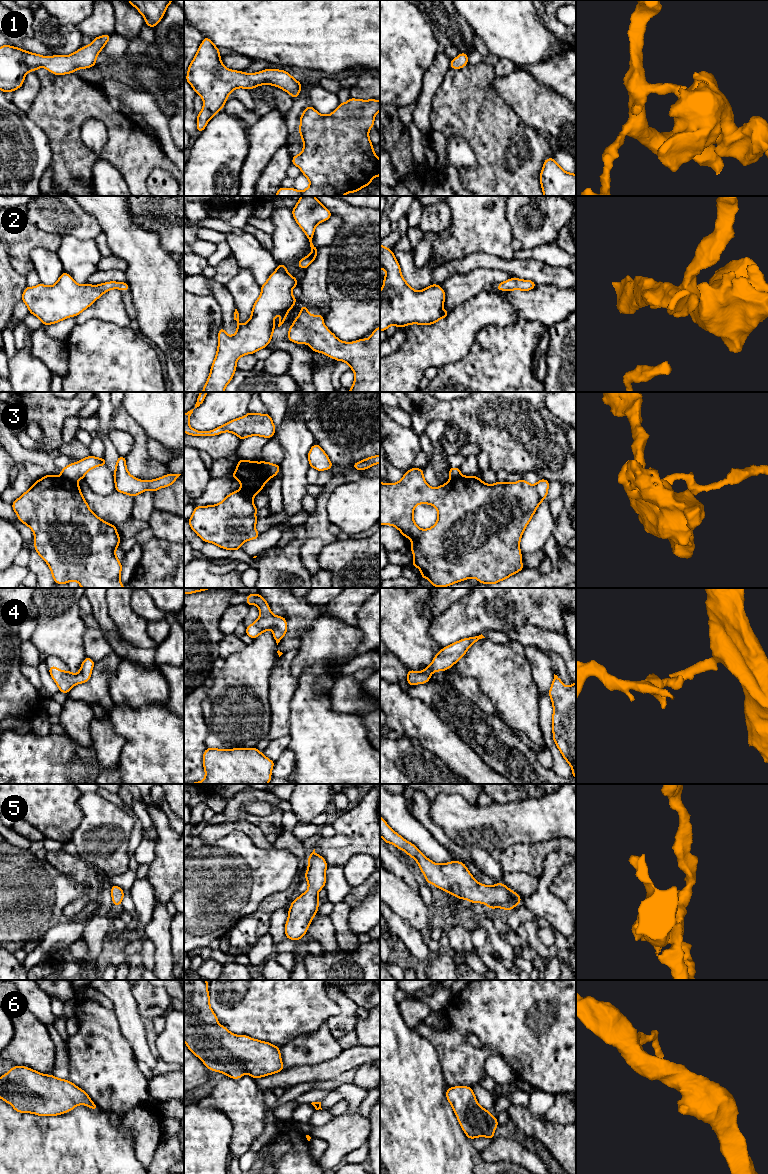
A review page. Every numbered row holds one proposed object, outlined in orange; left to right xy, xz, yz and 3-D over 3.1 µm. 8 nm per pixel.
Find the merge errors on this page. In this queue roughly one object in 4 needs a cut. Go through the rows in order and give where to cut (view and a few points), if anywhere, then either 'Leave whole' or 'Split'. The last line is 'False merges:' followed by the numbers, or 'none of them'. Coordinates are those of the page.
1: No split. Leave whole
2: No split. Leave whole
3: Split along xz (261, 462), (262, 469), (270, 477). Split
4: No split. Leave whole
5: No split. Leave whole
6: No split. Leave whole
False merges: 3

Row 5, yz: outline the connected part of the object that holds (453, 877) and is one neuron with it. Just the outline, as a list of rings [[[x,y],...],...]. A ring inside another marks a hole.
[[[380,816],[380,836],[415,859],[427,883],[471,903],[482,903],[490,909],[503,908],[510,911],[521,902],[521,897],[501,882],[493,886],[478,883],[463,862],[444,864],[432,862],[413,844],[397,834]]]

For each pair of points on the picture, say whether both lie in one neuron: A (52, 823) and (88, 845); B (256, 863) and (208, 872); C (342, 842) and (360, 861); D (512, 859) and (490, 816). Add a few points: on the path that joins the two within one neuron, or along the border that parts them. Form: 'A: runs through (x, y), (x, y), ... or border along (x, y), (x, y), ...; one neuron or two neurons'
A: border along (82, 814), (81, 821), (70, 840); two neurons
B: runs through (244, 872), (220, 872); one neuron
C: border along (369, 854), (355, 853), (343, 866); two neurons
D: border along (529, 843), (512, 844), (496, 856); two neurons

